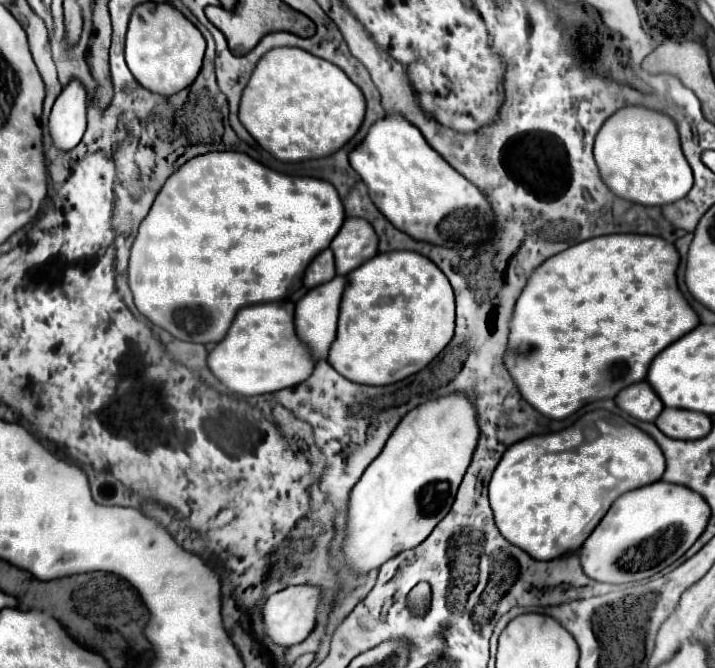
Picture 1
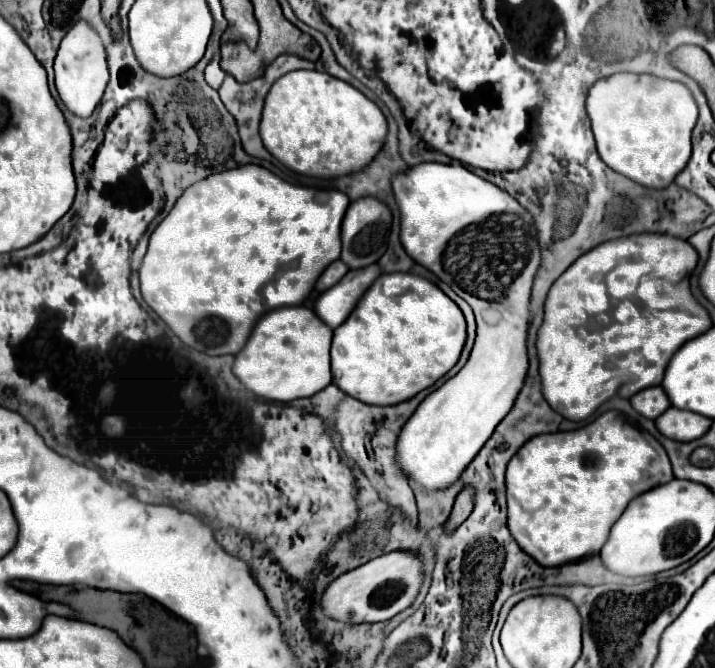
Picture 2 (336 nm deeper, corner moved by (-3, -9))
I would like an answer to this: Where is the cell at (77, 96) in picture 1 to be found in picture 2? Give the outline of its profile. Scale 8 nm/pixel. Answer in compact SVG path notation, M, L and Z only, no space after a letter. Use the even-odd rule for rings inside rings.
M77 22L61 40L55 56L55 86L65 106L77 116L89 116L99 104L109 82L105 46L89 22Z

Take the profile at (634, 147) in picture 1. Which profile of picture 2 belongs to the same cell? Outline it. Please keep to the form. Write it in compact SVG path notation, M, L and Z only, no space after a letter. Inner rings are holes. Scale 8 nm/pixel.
M617 72L597 80L585 102L601 160L615 172L649 188L665 188L691 158L691 132L699 110L693 94L675 80Z

